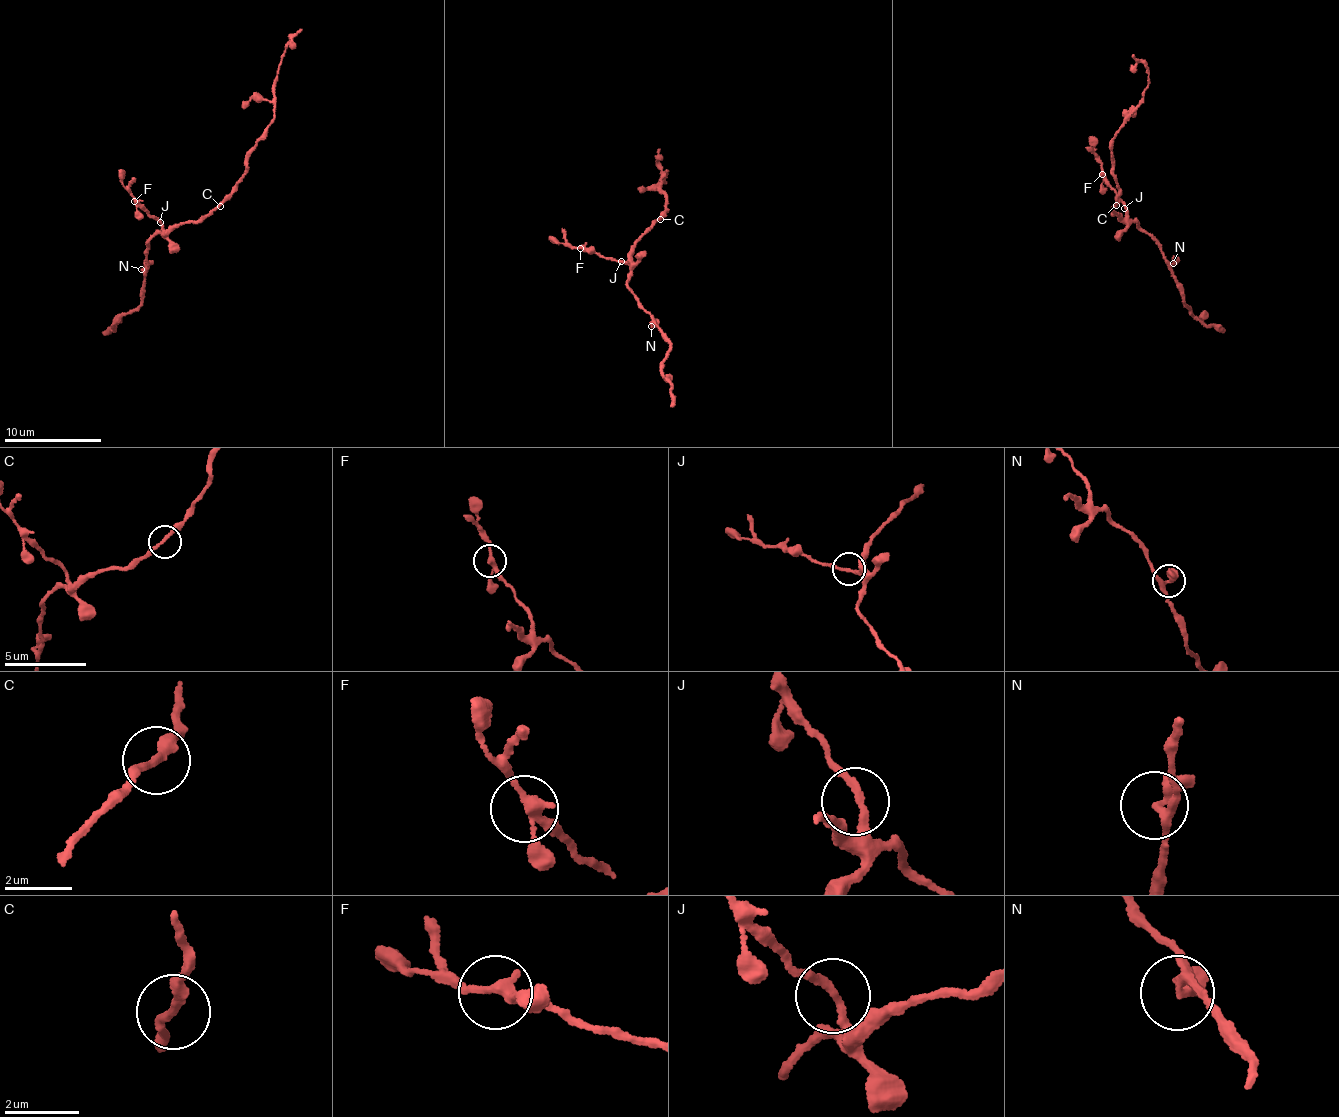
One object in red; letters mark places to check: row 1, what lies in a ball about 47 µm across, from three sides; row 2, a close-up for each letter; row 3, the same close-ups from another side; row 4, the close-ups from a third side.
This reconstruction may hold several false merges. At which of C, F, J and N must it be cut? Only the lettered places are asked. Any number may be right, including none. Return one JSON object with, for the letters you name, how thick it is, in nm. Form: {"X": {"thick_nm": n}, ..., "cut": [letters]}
{"cut": []}

